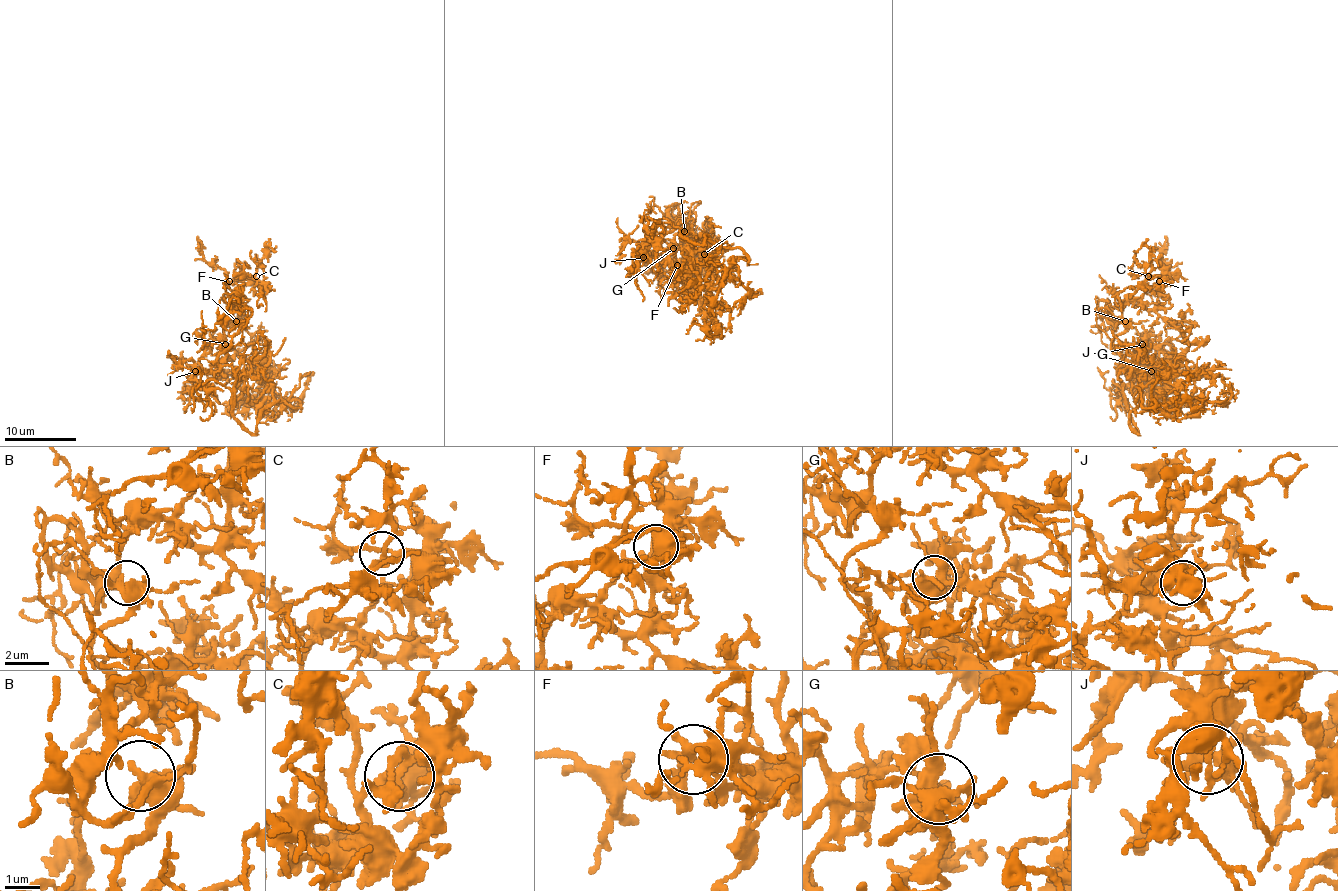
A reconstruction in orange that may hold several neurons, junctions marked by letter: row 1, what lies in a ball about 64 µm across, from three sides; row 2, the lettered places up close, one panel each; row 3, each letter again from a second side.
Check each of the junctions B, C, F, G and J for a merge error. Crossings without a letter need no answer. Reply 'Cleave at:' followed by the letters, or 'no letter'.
Cleave at: no letter

